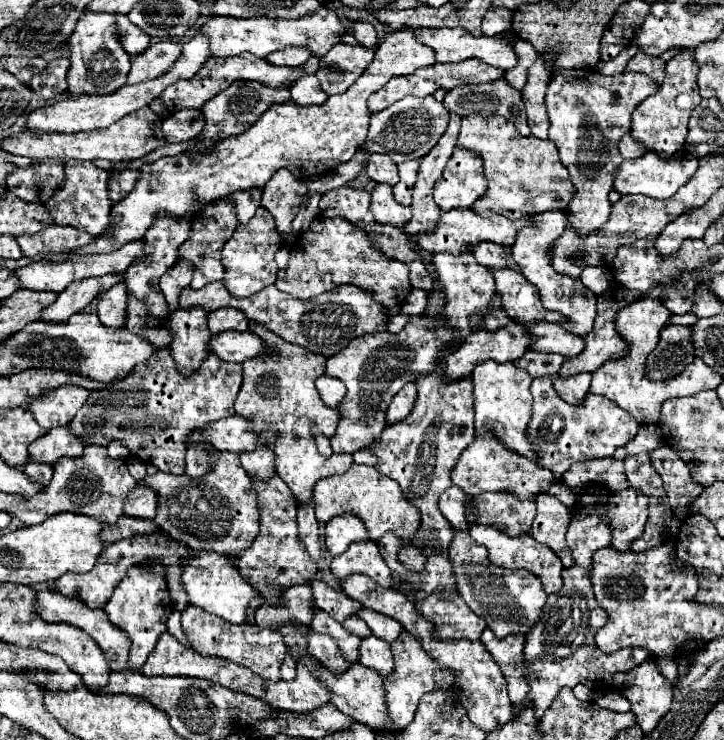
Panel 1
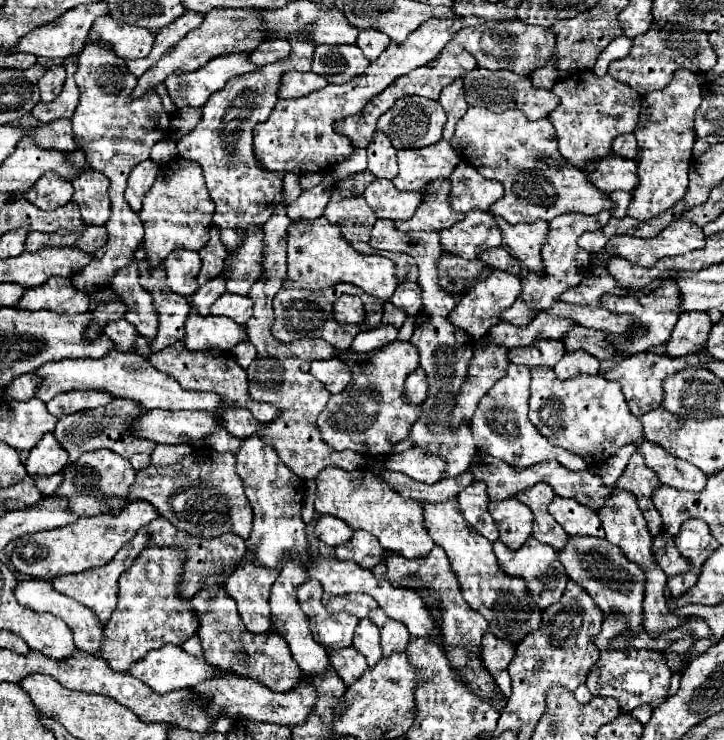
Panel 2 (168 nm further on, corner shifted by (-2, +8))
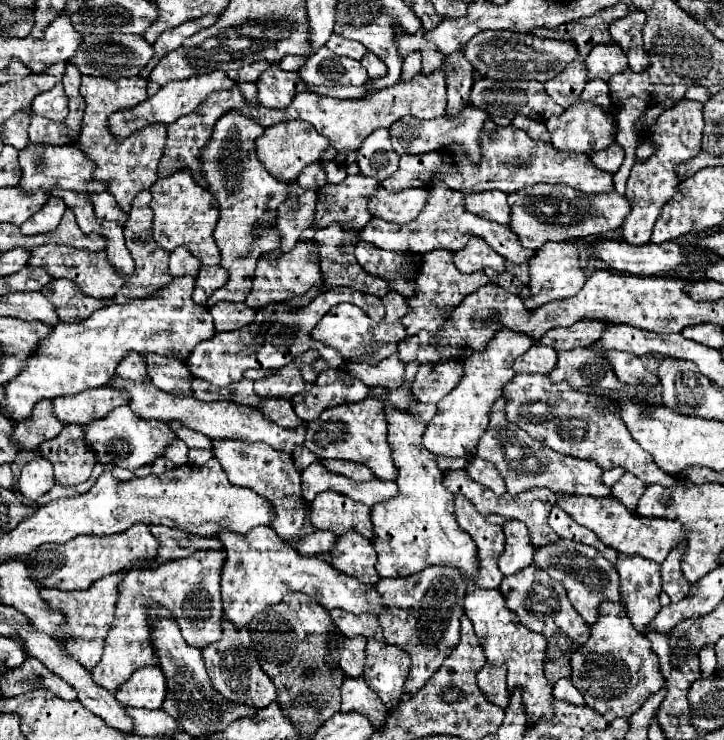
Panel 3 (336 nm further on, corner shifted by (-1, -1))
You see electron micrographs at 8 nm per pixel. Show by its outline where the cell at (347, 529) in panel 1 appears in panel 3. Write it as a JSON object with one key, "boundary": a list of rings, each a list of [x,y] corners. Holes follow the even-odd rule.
{"boundary":[[[314,531],[310,535],[304,535],[298,539],[298,553],[300,555],[320,555],[328,553],[330,547],[334,547],[336,537],[330,531]]]}

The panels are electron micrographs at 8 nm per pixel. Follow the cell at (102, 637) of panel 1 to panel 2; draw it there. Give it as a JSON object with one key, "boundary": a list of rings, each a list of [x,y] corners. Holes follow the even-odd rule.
{"boundary":[[[21,580],[17,584],[15,596],[17,596],[17,602],[21,606],[25,606],[29,610],[35,610],[35,612],[51,612],[53,616],[57,616],[63,622],[67,622],[67,626],[71,626],[71,630],[73,630],[75,646],[79,646],[79,650],[87,650],[89,654],[95,654],[95,652],[101,650],[101,644],[103,644],[103,624],[99,622],[97,614],[93,614],[93,610],[87,610],[83,604],[67,598],[65,594],[57,592],[49,580]]]}

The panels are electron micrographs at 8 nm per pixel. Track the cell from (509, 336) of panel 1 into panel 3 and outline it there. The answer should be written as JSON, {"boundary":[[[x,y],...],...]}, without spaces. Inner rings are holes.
{"boundary":[[[582,321],[582,323],[574,323],[574,327],[558,327],[554,331],[548,331],[540,343],[546,343],[550,347],[554,347],[556,351],[560,349],[574,349],[574,347],[590,347],[592,343],[600,341],[604,329],[608,327],[608,323],[604,321]]]}

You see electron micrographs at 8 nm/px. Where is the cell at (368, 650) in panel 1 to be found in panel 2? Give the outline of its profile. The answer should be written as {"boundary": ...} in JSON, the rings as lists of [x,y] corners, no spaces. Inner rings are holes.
{"boundary":[[[369,618],[361,620],[355,630],[355,636],[353,636],[353,646],[367,658],[369,666],[375,666],[379,662],[379,658],[383,656],[381,648],[377,650],[377,644],[379,644],[379,640],[377,640],[377,634],[375,634]]]}

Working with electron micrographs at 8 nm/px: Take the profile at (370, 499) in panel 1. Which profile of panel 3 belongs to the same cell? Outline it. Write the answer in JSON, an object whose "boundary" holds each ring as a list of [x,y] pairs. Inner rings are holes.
{"boundary":[[[324,491],[312,501],[310,523],[316,529],[332,531],[334,535],[356,531],[362,537],[372,537],[368,507],[334,491]]]}

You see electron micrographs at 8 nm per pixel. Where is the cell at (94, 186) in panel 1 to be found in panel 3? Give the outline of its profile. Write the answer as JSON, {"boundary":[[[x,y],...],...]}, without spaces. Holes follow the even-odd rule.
{"boundary":[[[104,191],[104,193],[92,193],[92,203],[94,203],[94,211],[96,211],[96,215],[100,219],[116,221],[120,225],[124,225],[128,221],[128,215],[116,205],[116,199],[108,191]]]}

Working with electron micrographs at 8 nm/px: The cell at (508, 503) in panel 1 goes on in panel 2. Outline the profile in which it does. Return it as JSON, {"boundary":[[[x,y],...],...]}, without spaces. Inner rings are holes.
{"boundary":[[[517,498],[503,502],[489,502],[489,512],[499,526],[499,540],[511,548],[519,548],[529,536],[533,526],[531,508]]]}

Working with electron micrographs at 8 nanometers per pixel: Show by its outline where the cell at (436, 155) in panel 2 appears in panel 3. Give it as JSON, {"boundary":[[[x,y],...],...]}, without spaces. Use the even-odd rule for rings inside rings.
{"boundary":[[[436,151],[424,155],[402,155],[398,171],[382,181],[381,186],[390,193],[398,193],[410,187],[426,187],[430,185],[430,175],[438,169],[438,163],[442,163],[442,155]]]}

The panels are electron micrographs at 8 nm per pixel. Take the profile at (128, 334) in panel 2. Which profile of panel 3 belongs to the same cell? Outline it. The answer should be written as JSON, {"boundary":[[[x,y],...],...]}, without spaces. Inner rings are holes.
{"boundary":[[[128,355],[126,359],[122,359],[122,363],[116,367],[116,375],[132,381],[148,381],[146,363],[140,355]]]}

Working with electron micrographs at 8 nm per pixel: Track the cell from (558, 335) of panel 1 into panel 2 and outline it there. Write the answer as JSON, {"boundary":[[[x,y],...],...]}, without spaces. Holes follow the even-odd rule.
{"boundary":[[[573,326],[569,334],[563,338],[563,346],[567,352],[585,350],[599,360],[609,360],[615,356],[611,354],[611,344],[607,342],[607,338],[603,338],[603,332],[585,326]]]}

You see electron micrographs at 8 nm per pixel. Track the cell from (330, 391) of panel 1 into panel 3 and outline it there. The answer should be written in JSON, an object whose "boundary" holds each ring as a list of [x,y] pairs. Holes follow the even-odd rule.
{"boundary":[[[326,369],[320,373],[310,391],[302,391],[290,399],[294,413],[310,423],[320,417],[324,409],[342,405],[342,403],[358,403],[370,395],[370,387],[362,381],[350,377],[342,369]]]}

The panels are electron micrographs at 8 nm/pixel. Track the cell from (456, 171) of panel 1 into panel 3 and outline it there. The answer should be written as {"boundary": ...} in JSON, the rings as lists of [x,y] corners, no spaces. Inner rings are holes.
{"boundary":[[[484,191],[482,195],[464,195],[464,197],[466,197],[466,209],[470,213],[496,221],[500,225],[510,223],[510,207],[502,191]]]}

